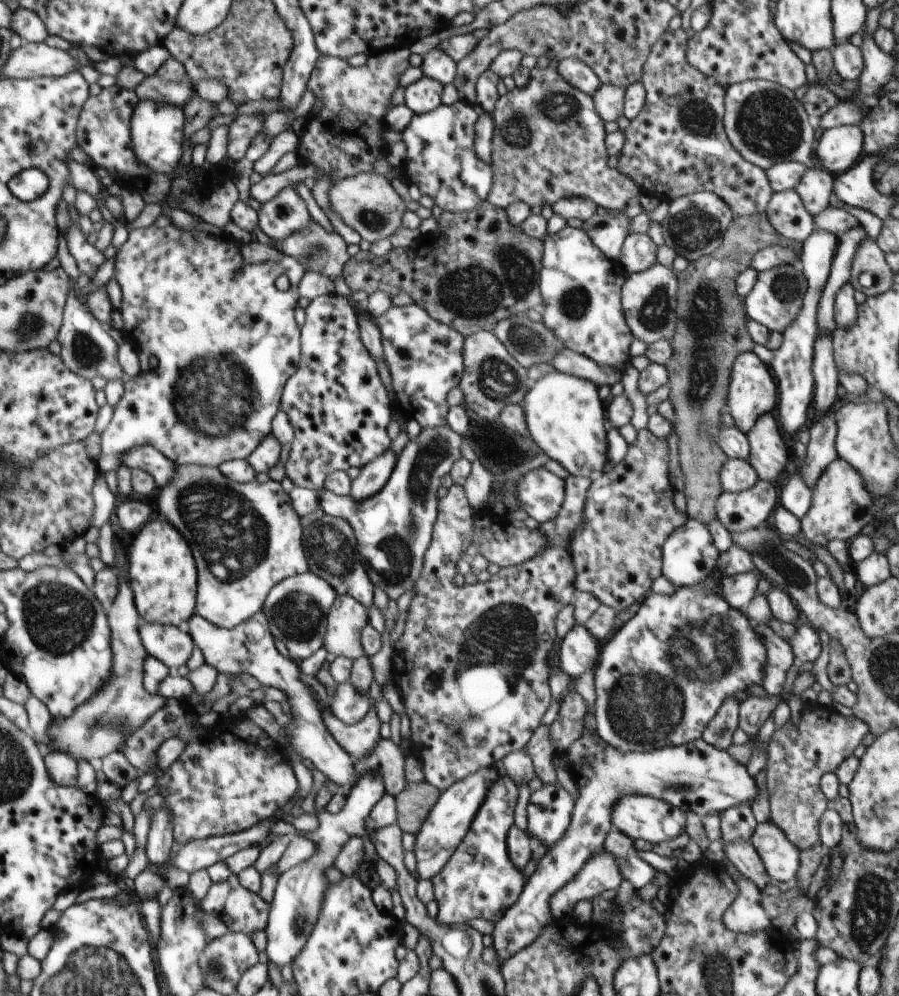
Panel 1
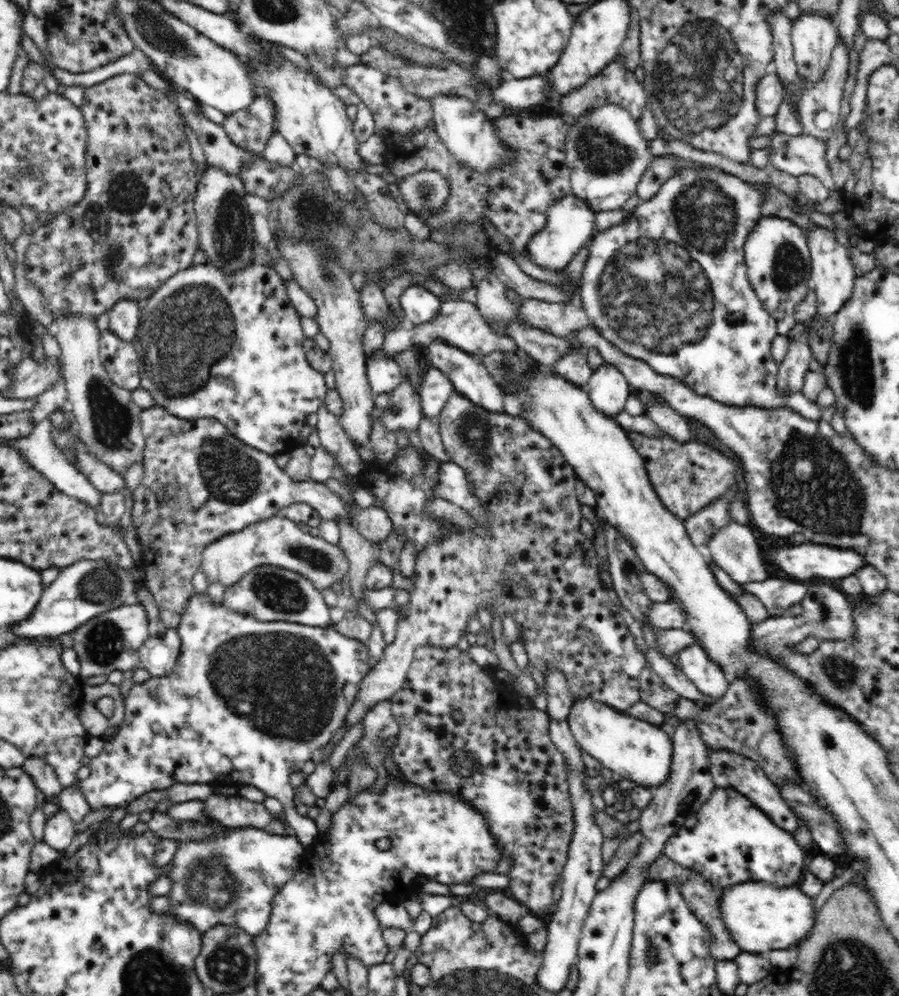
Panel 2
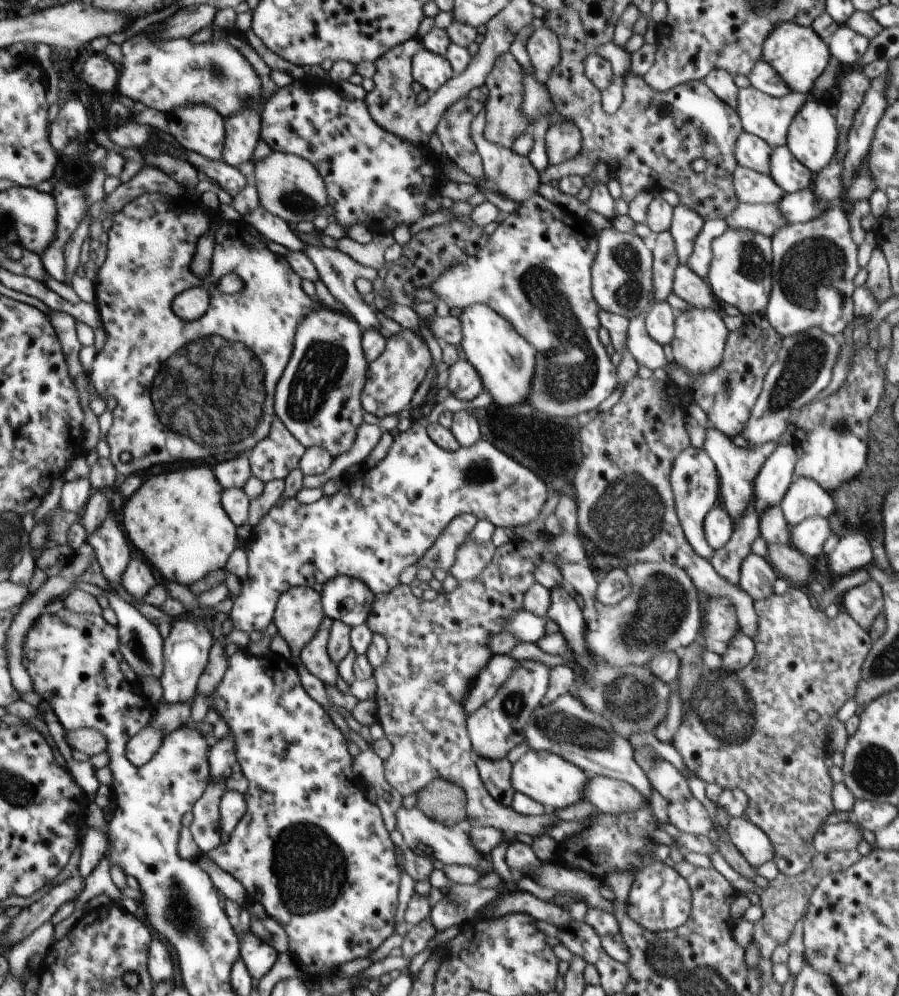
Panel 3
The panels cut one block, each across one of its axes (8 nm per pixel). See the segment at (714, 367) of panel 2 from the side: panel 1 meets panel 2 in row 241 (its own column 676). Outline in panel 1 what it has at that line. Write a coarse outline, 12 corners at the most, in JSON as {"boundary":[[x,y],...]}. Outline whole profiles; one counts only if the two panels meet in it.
{"boundary":[[747,571],[647,595],[593,668],[622,752],[702,739],[762,686],[766,648],[720,594]]}

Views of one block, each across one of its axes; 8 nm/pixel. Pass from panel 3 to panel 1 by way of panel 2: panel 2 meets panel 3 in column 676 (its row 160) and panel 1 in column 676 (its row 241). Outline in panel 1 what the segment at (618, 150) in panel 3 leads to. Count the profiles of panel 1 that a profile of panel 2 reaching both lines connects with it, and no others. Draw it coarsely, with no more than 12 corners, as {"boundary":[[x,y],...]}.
{"boundary":[[686,31],[643,66],[646,104],[617,169],[660,201],[772,198],[724,126],[725,89],[690,66]]}

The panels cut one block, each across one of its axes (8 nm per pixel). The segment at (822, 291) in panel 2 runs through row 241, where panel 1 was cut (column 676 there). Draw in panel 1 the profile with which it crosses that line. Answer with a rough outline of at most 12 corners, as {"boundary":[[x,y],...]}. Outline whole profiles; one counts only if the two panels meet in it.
{"boundary":[[624,796],[612,824],[655,845],[685,837],[686,816],[650,796]]}

